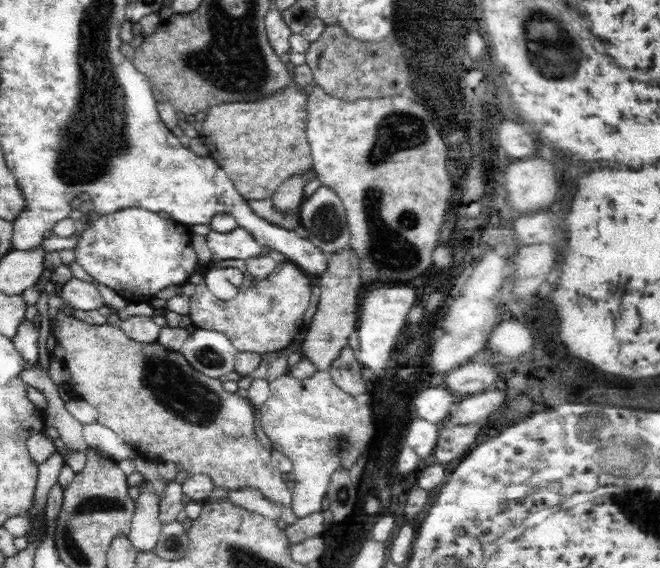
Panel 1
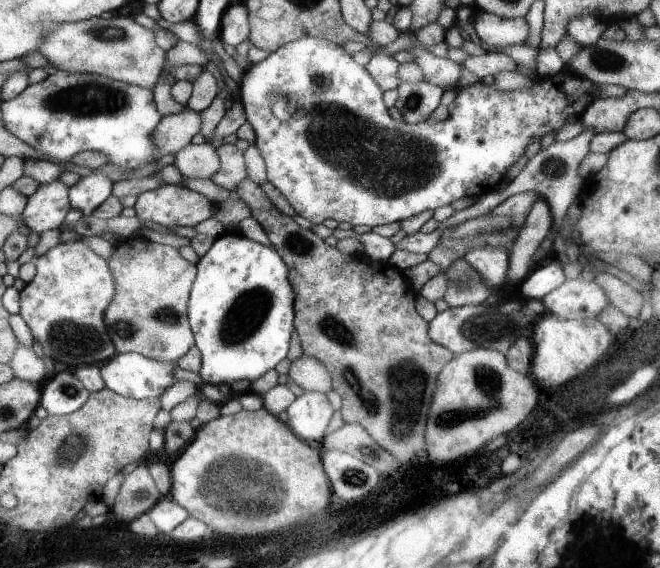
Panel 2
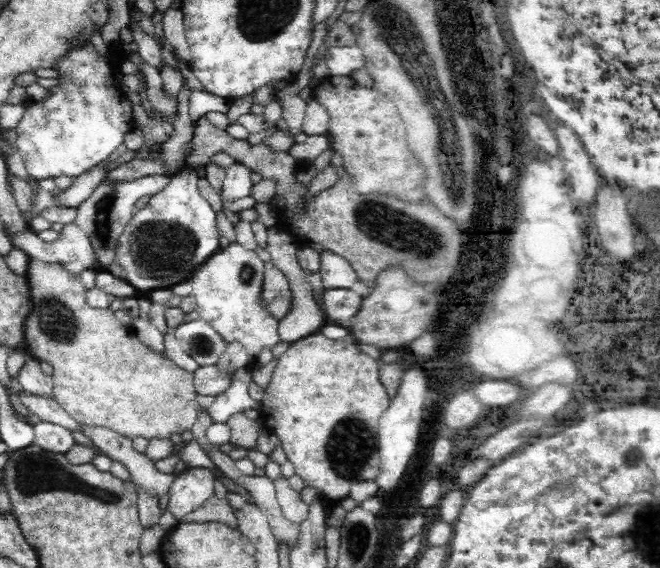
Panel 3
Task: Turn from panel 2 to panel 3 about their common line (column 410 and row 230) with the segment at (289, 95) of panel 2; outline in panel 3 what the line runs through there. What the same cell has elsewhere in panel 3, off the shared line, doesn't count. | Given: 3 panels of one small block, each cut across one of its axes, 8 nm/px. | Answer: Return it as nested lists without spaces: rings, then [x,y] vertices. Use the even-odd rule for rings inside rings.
[[[192,167],[170,176],[163,189],[151,196],[144,208],[134,212],[120,235],[115,261],[122,267],[124,280],[143,294],[159,288],[168,289],[179,282],[190,281],[193,272],[201,264],[222,250],[218,242],[220,235],[216,229],[216,213],[198,192],[196,182],[199,178]]]

